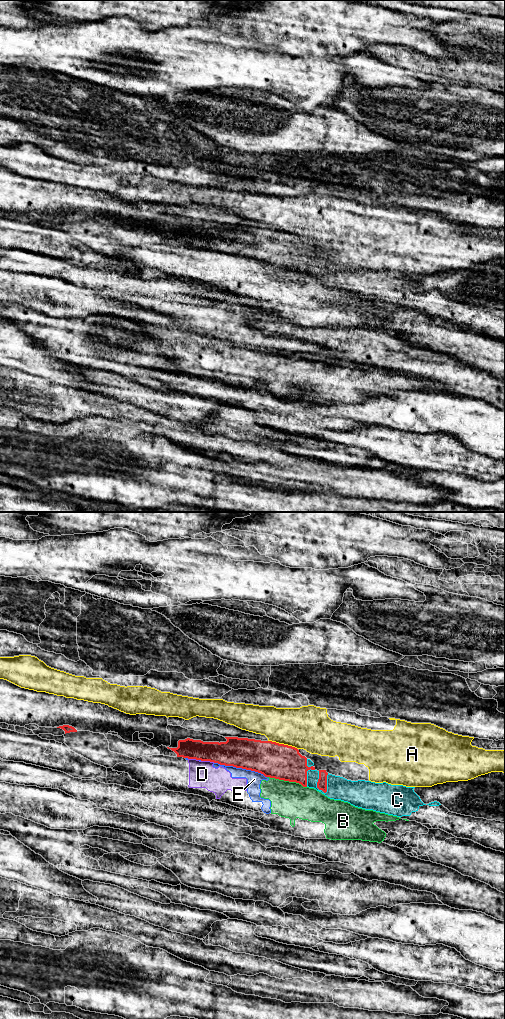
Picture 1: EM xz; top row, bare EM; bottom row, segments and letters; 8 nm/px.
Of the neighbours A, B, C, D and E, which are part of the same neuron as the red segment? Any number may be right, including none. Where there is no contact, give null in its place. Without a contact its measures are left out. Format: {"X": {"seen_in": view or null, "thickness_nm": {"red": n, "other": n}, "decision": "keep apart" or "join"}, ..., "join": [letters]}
{"A": {"seen_in": "xz", "thickness_nm": {"red": 280, "other": 360}, "decision": "keep apart"}, "B": {"seen_in": "xz", "thickness_nm": {"red": 280, "other": 300}, "decision": "keep apart"}, "C": {"seen_in": "xz", "thickness_nm": {"red": 80, "other": 190}, "decision": "join"}, "D": {"seen_in": "xz", "thickness_nm": {"red": 240, "other": 220}, "decision": "keep apart"}, "E": {"seen_in": "xz", "thickness_nm": {"red": 280, "other": 120}, "decision": "keep apart"}, "join": ["C"]}

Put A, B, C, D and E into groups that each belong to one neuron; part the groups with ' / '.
A / B D E / C

